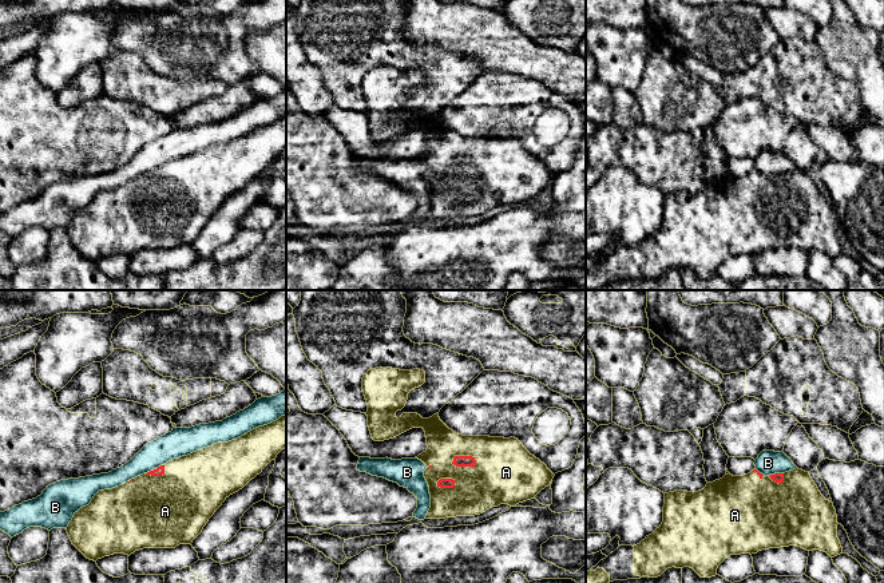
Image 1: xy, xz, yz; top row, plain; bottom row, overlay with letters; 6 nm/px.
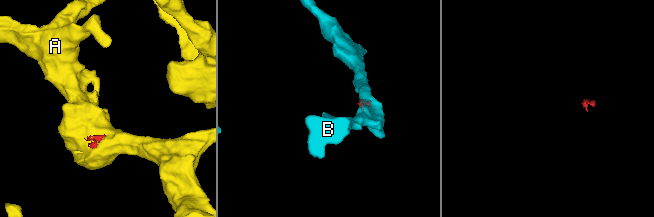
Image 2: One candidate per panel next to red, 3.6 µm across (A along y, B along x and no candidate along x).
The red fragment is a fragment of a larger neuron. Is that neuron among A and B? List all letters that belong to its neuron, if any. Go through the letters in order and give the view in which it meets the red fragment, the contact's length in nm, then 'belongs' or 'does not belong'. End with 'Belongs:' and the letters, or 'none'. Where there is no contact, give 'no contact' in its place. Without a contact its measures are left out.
A: contact in xz; length 160 nm; belongs
B: contact in xy; length 130 nm; does not belong
Belongs: A

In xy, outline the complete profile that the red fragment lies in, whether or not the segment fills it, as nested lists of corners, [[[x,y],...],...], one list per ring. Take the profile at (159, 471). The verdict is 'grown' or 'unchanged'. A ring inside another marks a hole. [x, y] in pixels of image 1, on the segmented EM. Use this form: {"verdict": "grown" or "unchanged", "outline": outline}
{"verdict": "grown", "outline": [[[286,415],[278,420],[258,427],[229,443],[211,447],[174,459],[154,471],[143,473],[131,481],[112,489],[99,491],[91,503],[75,512],[67,534],[72,544],[90,560],[96,562],[114,554],[131,555],[143,548],[175,548],[191,544],[222,503],[242,489],[251,479],[277,457],[286,447]]]}

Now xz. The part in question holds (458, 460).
{"verdict": "grown", "outline": [[[376,368],[362,377],[374,441],[412,428],[425,432],[428,448],[416,457],[427,465],[431,508],[425,519],[475,516],[500,504],[515,507],[551,484],[555,475],[515,437],[463,436],[449,429],[439,413],[429,419],[403,413],[397,419],[408,393],[424,382],[425,372],[420,369]]]}

